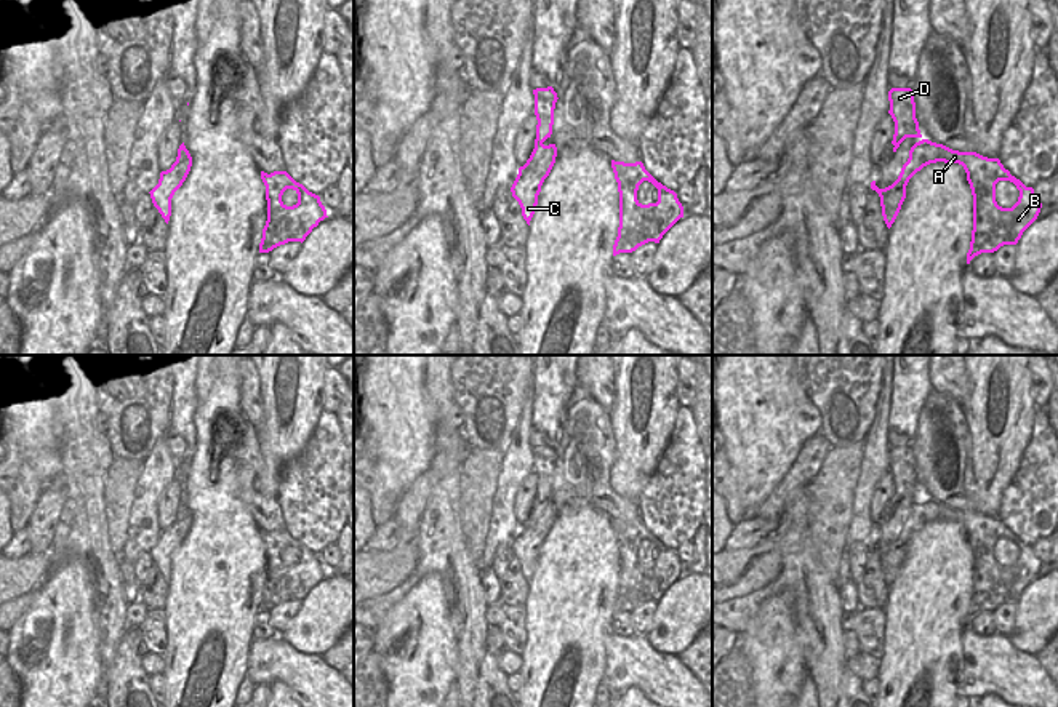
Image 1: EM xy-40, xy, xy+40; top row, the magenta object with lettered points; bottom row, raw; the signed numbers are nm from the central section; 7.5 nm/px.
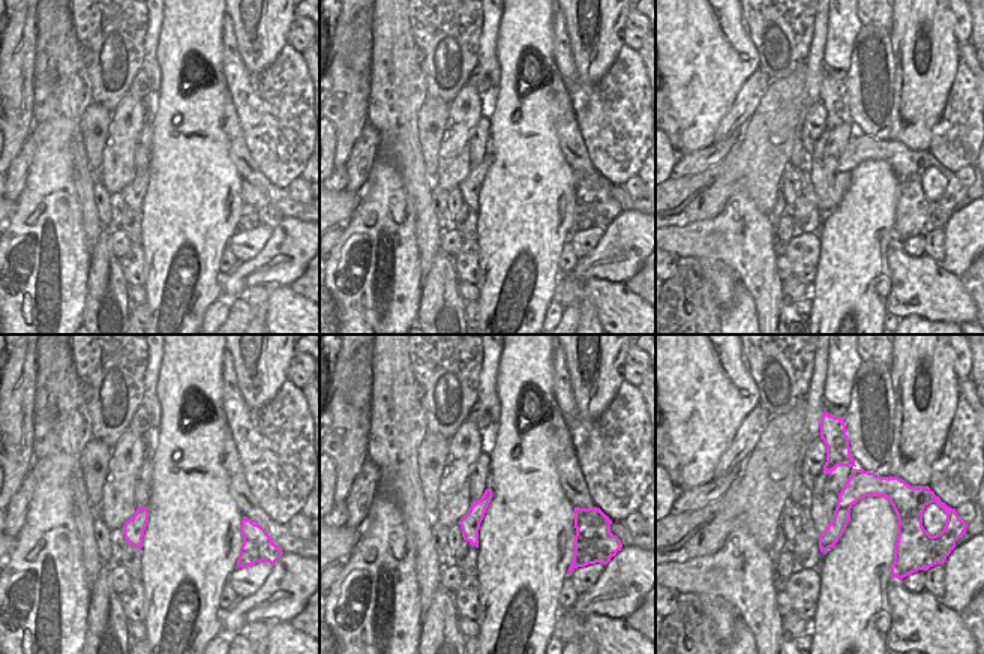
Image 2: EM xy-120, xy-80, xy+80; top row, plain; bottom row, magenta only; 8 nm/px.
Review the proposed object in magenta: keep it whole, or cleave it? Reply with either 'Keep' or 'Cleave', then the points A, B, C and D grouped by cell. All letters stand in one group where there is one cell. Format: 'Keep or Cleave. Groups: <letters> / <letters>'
Cleave. Groups: A B C / D.

